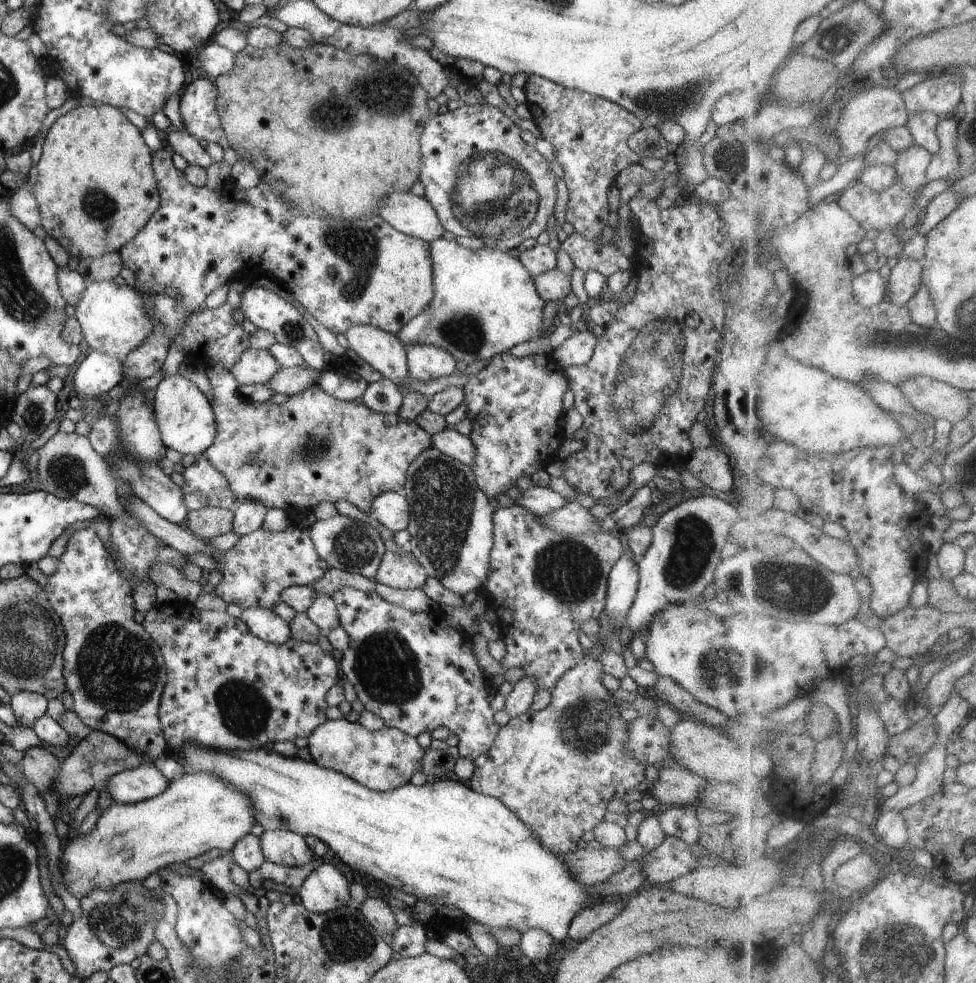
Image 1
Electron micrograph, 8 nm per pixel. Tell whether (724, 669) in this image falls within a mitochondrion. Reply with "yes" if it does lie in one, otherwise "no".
yes

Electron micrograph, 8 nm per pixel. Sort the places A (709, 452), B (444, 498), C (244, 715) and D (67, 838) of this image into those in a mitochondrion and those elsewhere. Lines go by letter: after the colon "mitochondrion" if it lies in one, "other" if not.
A: other
B: mitochondrion
C: mitochondrion
D: other

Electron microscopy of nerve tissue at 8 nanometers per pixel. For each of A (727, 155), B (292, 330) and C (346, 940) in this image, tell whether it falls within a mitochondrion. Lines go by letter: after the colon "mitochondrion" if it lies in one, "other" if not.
A: mitochondrion
B: mitochondrion
C: mitochondrion

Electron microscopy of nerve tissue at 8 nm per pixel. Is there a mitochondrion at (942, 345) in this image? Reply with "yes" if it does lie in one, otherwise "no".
yes

